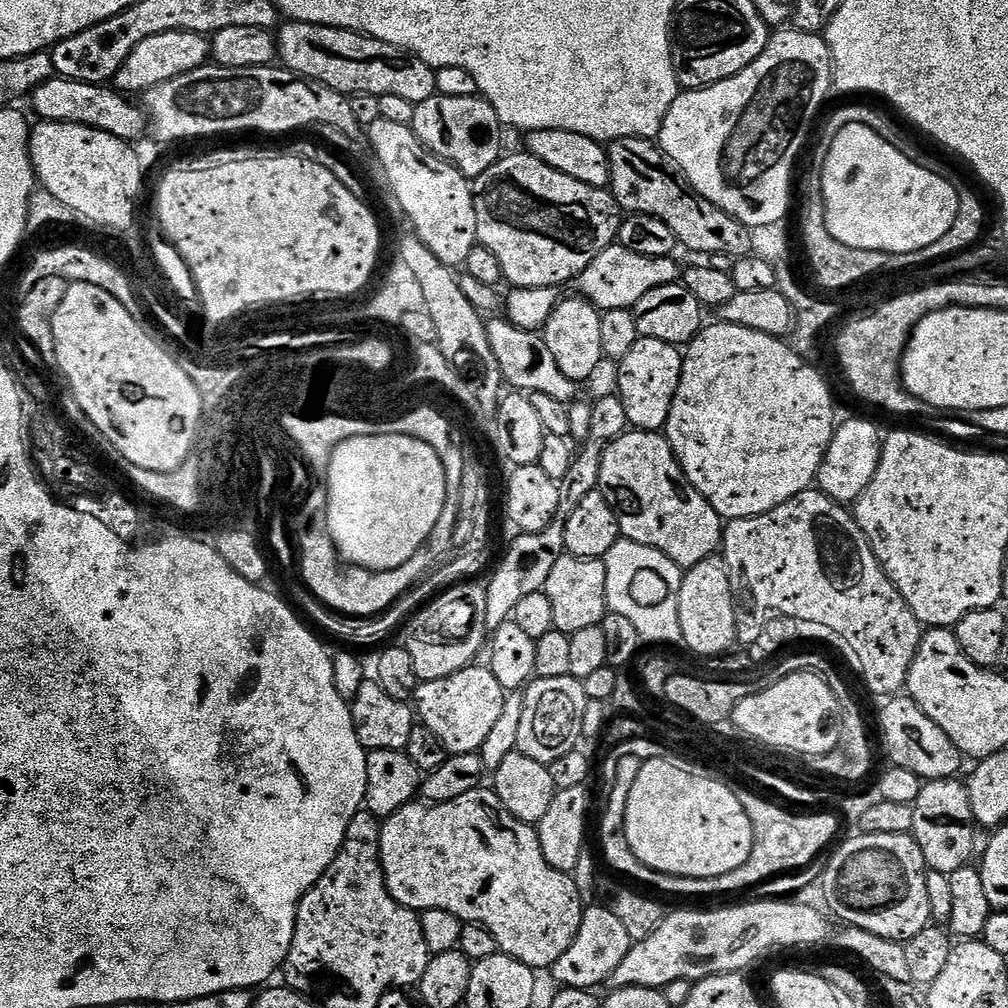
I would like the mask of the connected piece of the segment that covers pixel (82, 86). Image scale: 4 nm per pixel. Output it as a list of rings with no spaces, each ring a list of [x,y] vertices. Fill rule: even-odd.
[[[55,76],[32,90],[31,100],[39,119],[84,125],[109,132],[114,134],[114,138],[129,142],[136,142],[136,139],[146,132],[146,113],[143,107],[139,103],[131,104],[127,95],[121,94],[112,86],[82,83]]]

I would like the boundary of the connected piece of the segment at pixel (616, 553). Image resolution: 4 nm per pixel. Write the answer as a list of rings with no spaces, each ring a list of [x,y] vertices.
[[[623,538],[617,540],[615,546],[602,558],[606,566],[606,598],[611,611],[623,614],[638,630],[641,641],[653,640],[656,644],[677,644],[682,641],[682,626],[678,622],[678,594],[682,570],[666,554],[654,550],[650,546],[642,546],[638,542],[630,542]]]

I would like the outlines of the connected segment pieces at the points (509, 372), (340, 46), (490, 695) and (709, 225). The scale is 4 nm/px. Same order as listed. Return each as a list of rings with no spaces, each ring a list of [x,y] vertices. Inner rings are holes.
[[[492,318],[487,321],[490,350],[494,350],[494,358],[498,358],[500,373],[504,376],[504,384],[509,389],[519,390],[525,394],[537,392],[555,398],[566,406],[577,399],[577,381],[566,378],[558,367],[558,362],[550,355],[543,335],[539,331],[531,332],[514,326],[506,318]],[[500,319],[500,320],[496,320]]]
[[[293,20],[285,23],[275,33],[275,38],[276,55],[283,67],[308,80],[330,86],[330,90],[338,90],[347,97],[357,96],[359,92],[375,96],[395,94],[417,105],[436,95],[436,69],[422,62],[413,52],[390,46],[390,42],[375,40],[363,32]]]
[[[469,666],[446,678],[417,683],[414,708],[423,727],[438,734],[445,753],[461,756],[467,752],[479,752],[482,742],[490,734],[496,719],[502,715],[506,695],[504,687],[494,678],[486,666]]]
[[[636,136],[614,140],[607,145],[606,153],[610,169],[610,191],[625,213],[637,212],[666,222],[666,226],[674,230],[681,249],[689,248],[692,252],[704,252],[705,257],[726,254],[735,258],[751,253],[752,229],[735,220],[730,214],[726,214],[726,210],[718,210],[714,202],[702,198],[702,194],[698,194],[698,190],[694,190],[689,180],[681,174],[677,164],[669,156],[664,155],[653,141],[639,140]]]

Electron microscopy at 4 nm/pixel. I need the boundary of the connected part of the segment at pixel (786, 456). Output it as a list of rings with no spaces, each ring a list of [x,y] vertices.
[[[727,322],[719,323],[712,325],[709,323],[695,336],[692,343],[687,345],[686,351],[683,353],[684,365],[678,382],[678,390],[674,394],[674,402],[670,406],[666,435],[676,455],[676,461],[682,466],[686,478],[696,487],[698,494],[702,494],[702,498],[706,498],[706,502],[710,502],[710,506],[714,506],[721,521],[727,522],[766,514],[770,510],[782,506],[782,502],[809,491],[815,485],[816,475],[822,466],[822,458],[830,446],[833,432],[836,431],[838,417],[836,417],[835,410],[832,409],[832,392],[828,389],[827,382],[820,377],[820,368],[808,364],[802,357],[799,357],[788,342],[779,336],[750,330],[746,326],[734,326]]]

